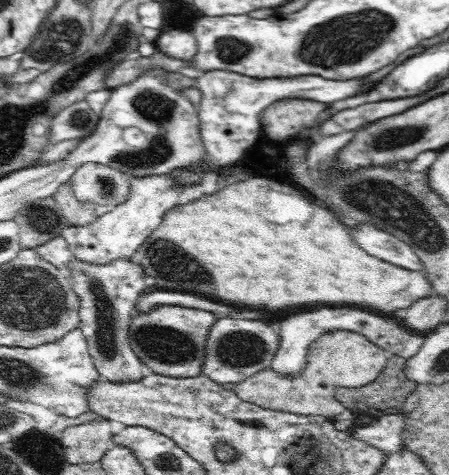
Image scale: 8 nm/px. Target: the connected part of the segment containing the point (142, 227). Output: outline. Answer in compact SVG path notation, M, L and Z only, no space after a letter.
M168 174L133 177L129 183L130 198L126 199L126 202L110 211L101 211L98 220L94 220L92 224L80 227L72 225L61 232L75 259L100 266L117 259L134 260L139 246L160 226L162 217L170 210L170 206L176 206L184 190L184 187Z

